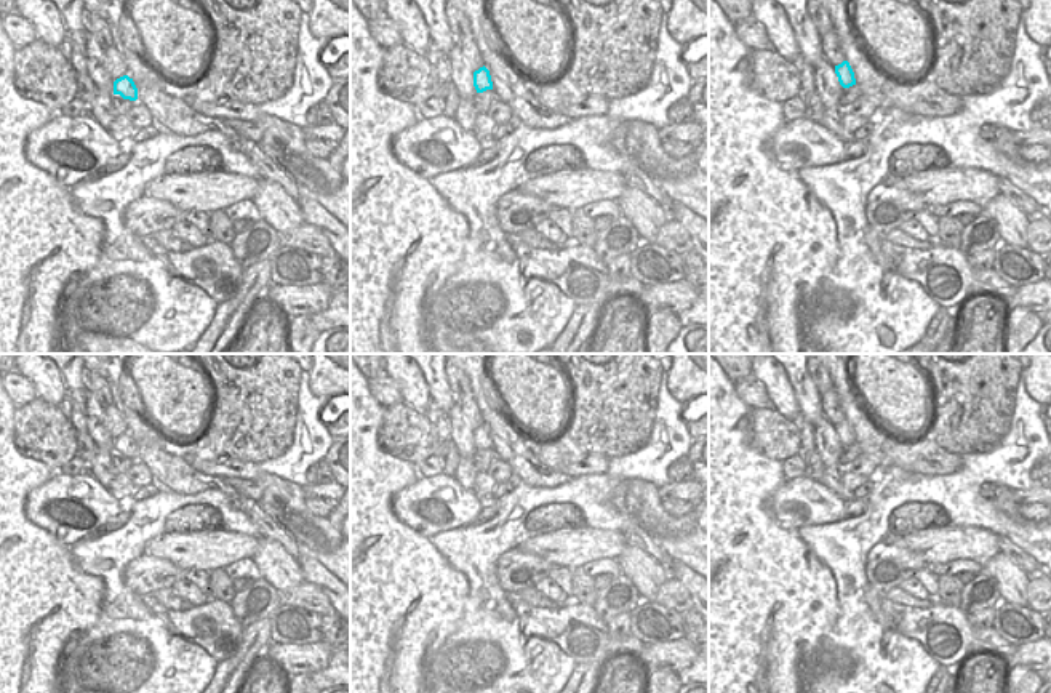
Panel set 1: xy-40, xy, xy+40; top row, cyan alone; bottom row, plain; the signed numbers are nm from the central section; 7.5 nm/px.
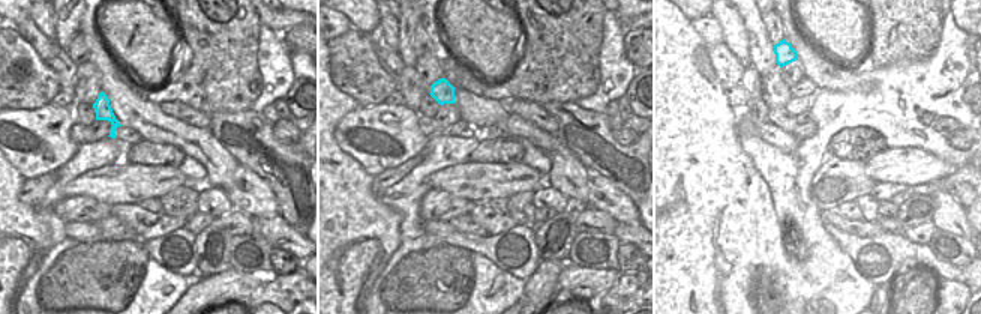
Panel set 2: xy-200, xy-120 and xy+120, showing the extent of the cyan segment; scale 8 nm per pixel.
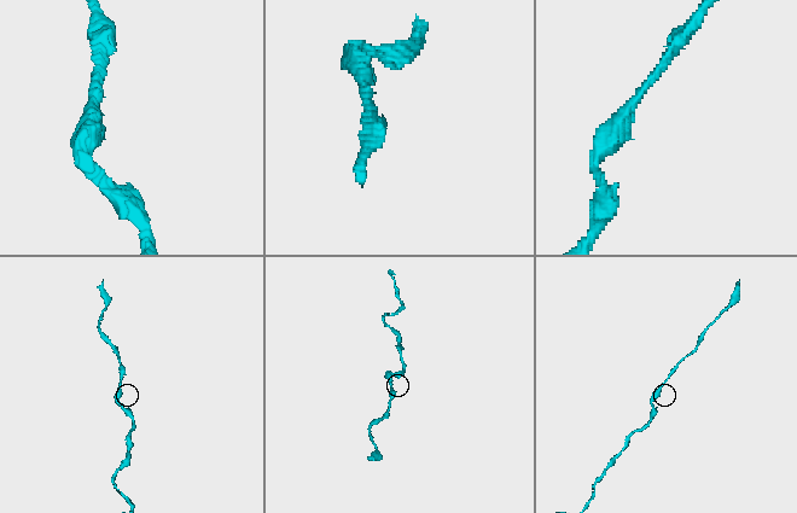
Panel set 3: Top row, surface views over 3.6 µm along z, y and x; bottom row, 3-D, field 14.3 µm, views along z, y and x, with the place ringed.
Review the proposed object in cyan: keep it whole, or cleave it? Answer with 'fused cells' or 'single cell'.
single cell

